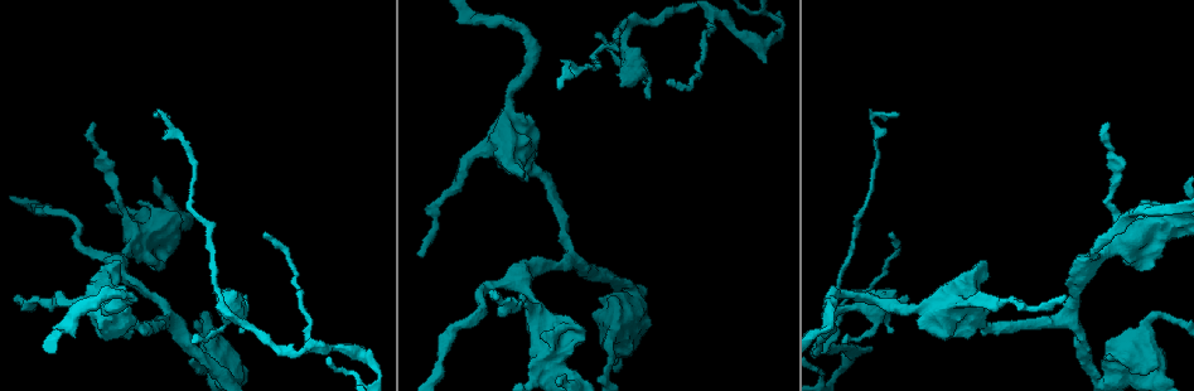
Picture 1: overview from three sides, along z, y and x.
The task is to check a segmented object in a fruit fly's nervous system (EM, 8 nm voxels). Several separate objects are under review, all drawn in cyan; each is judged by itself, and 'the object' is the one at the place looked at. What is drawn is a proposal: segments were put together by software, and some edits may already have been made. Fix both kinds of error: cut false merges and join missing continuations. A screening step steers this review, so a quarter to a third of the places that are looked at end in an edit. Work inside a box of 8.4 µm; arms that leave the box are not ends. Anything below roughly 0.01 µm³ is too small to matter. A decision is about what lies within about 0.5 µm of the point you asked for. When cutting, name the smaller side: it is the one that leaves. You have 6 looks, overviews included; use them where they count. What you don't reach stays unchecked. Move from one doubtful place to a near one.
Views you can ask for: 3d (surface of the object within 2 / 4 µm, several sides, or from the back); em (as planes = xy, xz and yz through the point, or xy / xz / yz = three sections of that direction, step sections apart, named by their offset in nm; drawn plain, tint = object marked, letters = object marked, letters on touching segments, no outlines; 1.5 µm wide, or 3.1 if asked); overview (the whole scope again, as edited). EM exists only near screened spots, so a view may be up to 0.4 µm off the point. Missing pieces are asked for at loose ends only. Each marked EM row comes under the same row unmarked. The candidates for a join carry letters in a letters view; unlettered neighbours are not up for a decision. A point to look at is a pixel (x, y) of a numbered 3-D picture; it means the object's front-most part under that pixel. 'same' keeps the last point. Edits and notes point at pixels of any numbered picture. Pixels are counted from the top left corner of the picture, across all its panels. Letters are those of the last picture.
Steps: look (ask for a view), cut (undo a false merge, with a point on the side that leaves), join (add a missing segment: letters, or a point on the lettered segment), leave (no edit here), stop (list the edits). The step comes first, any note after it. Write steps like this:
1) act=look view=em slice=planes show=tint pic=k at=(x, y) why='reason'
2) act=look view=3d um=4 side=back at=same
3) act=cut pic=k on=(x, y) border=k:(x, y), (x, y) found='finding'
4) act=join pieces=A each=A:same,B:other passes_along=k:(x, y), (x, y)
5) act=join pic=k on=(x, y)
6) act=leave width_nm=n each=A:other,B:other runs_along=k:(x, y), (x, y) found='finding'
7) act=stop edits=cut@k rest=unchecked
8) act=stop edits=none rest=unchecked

act=look view=3d um=4 pic=1 at=(666, 83) why='end of a long branch'

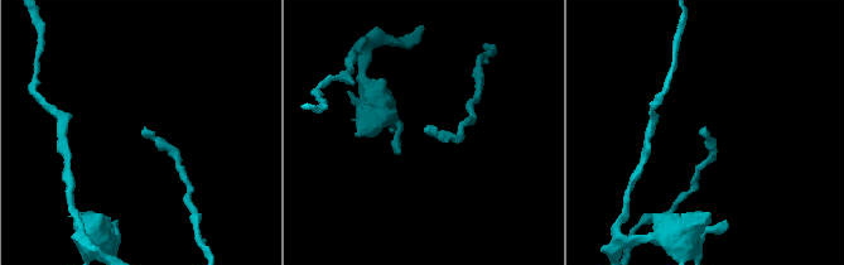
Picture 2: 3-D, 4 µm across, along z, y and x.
act=look view=em slice=planes show=letters pic=2 at=(706, 135)

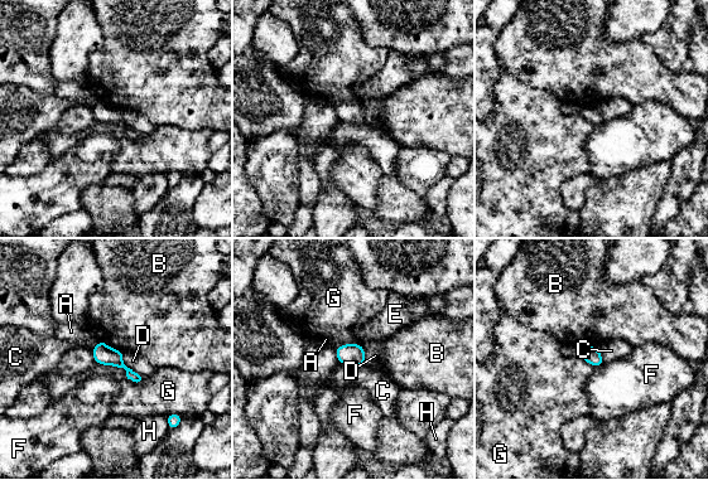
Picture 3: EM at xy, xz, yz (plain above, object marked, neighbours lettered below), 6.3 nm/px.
act=leave each=A:other,B:other,C:other,D:other,E:other,F:other,G:other,H:other runs_along=3:(95, 352), (112, 357), (140, 379) found='no lettered segment goes on from it'

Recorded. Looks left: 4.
act=look view=em slice=planes show=letters pic=1 at=(364, 347) why='an open end'

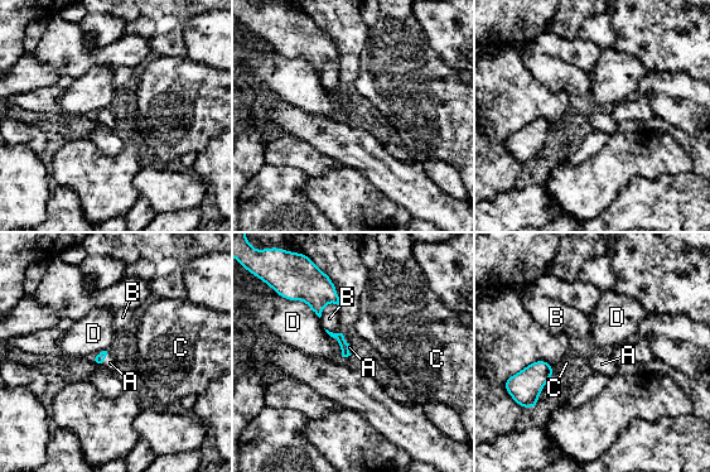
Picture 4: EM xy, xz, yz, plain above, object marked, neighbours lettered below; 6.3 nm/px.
act=join pieces=A longest_contact=D:260nm each=A:same,B:other,C:other,D:other found='it goes on there'

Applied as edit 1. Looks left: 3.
act=stop edits=join@4 rest=unchecked

